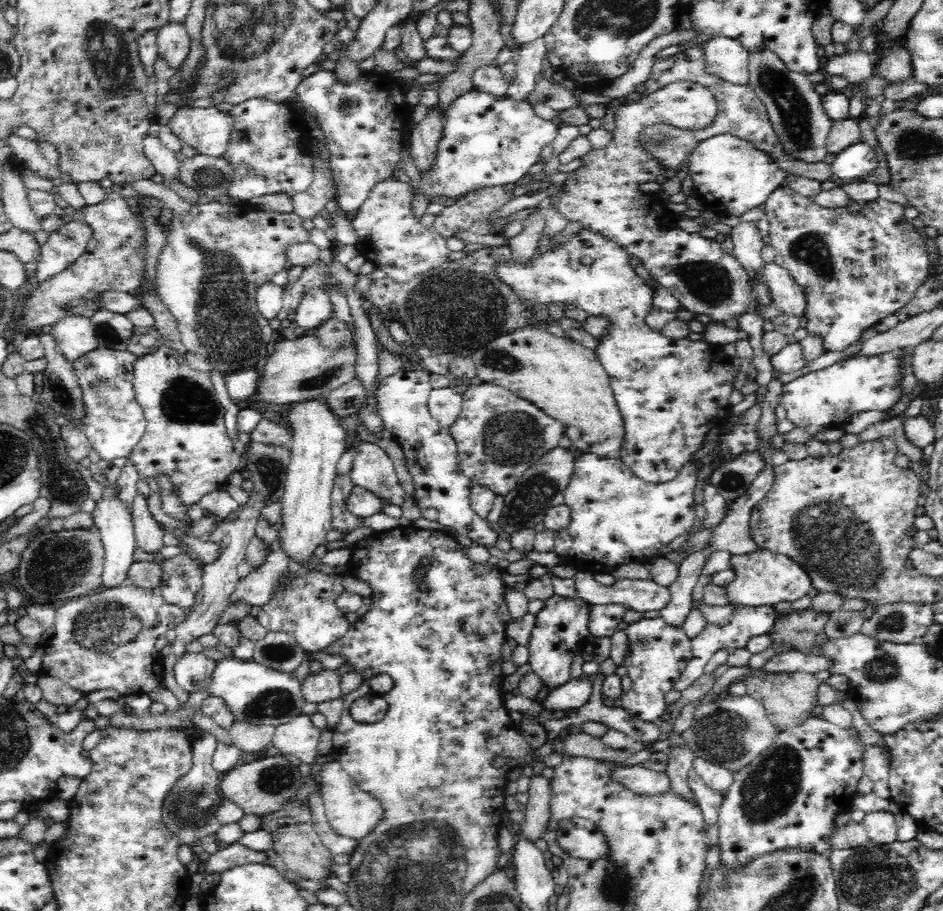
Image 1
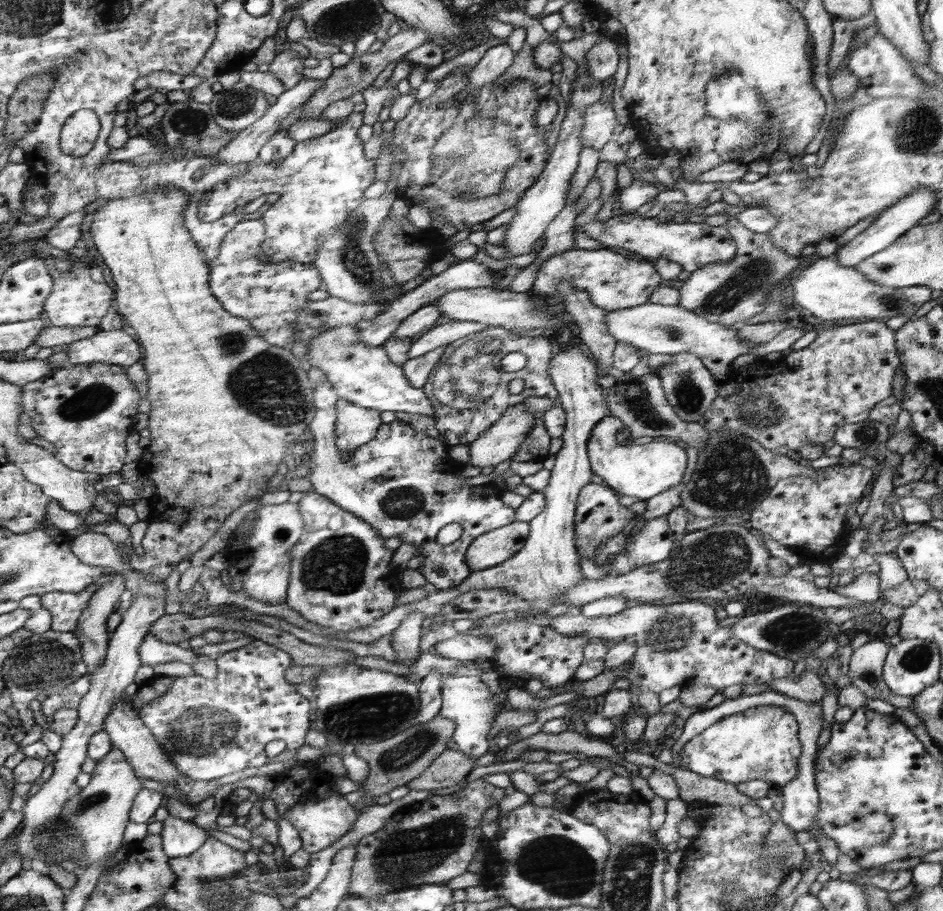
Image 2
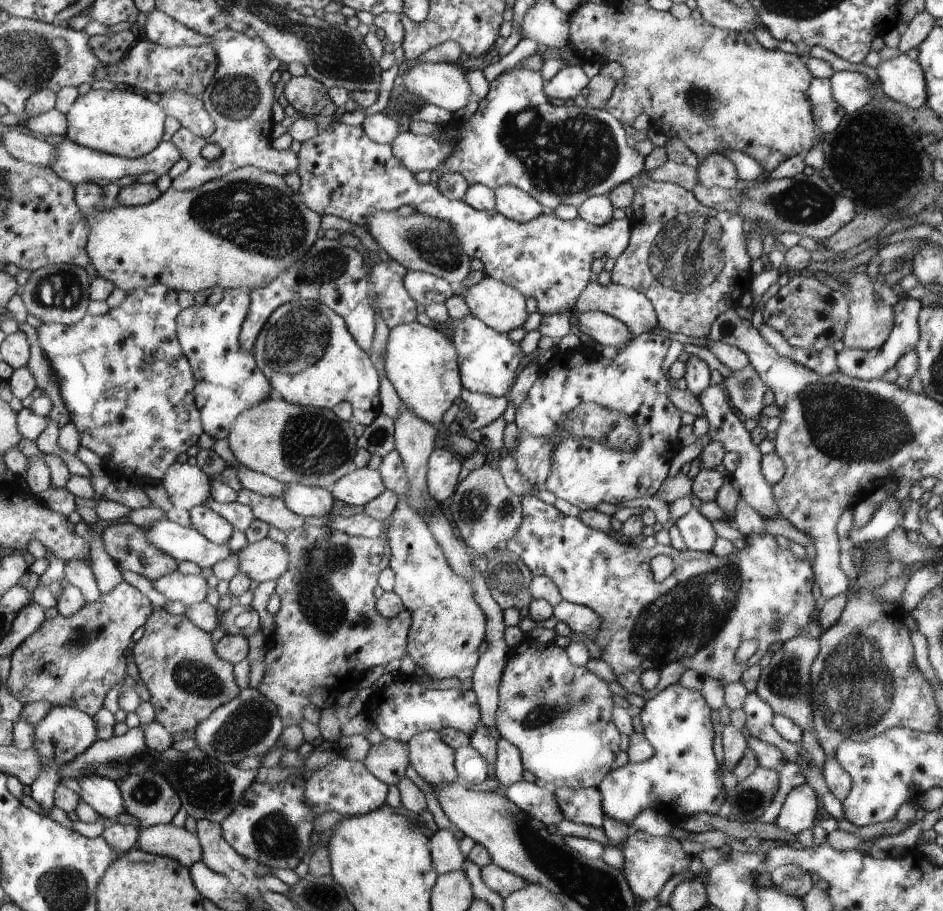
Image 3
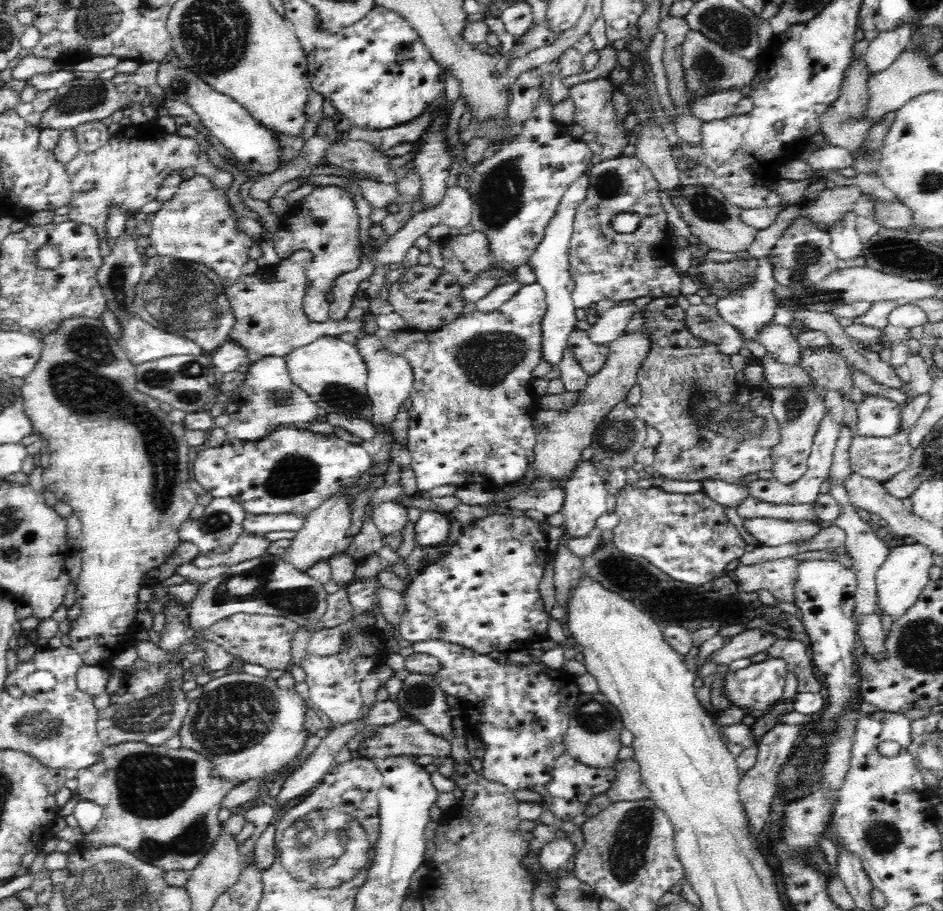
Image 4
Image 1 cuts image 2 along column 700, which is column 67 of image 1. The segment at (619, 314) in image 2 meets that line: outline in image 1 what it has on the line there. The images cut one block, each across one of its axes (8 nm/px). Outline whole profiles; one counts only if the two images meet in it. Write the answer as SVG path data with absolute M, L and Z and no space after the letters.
M66 316L66 318L58 320L56 324L52 324L50 335L56 340L64 357L72 363L76 362L85 353L93 352L99 348L94 323L86 316Z

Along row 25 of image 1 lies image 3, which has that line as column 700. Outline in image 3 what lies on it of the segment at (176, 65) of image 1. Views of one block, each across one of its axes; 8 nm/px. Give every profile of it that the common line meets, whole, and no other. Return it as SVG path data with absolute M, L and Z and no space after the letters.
M716 153L702 160L696 167L698 184L710 187L734 188L738 184L739 173L734 161Z

